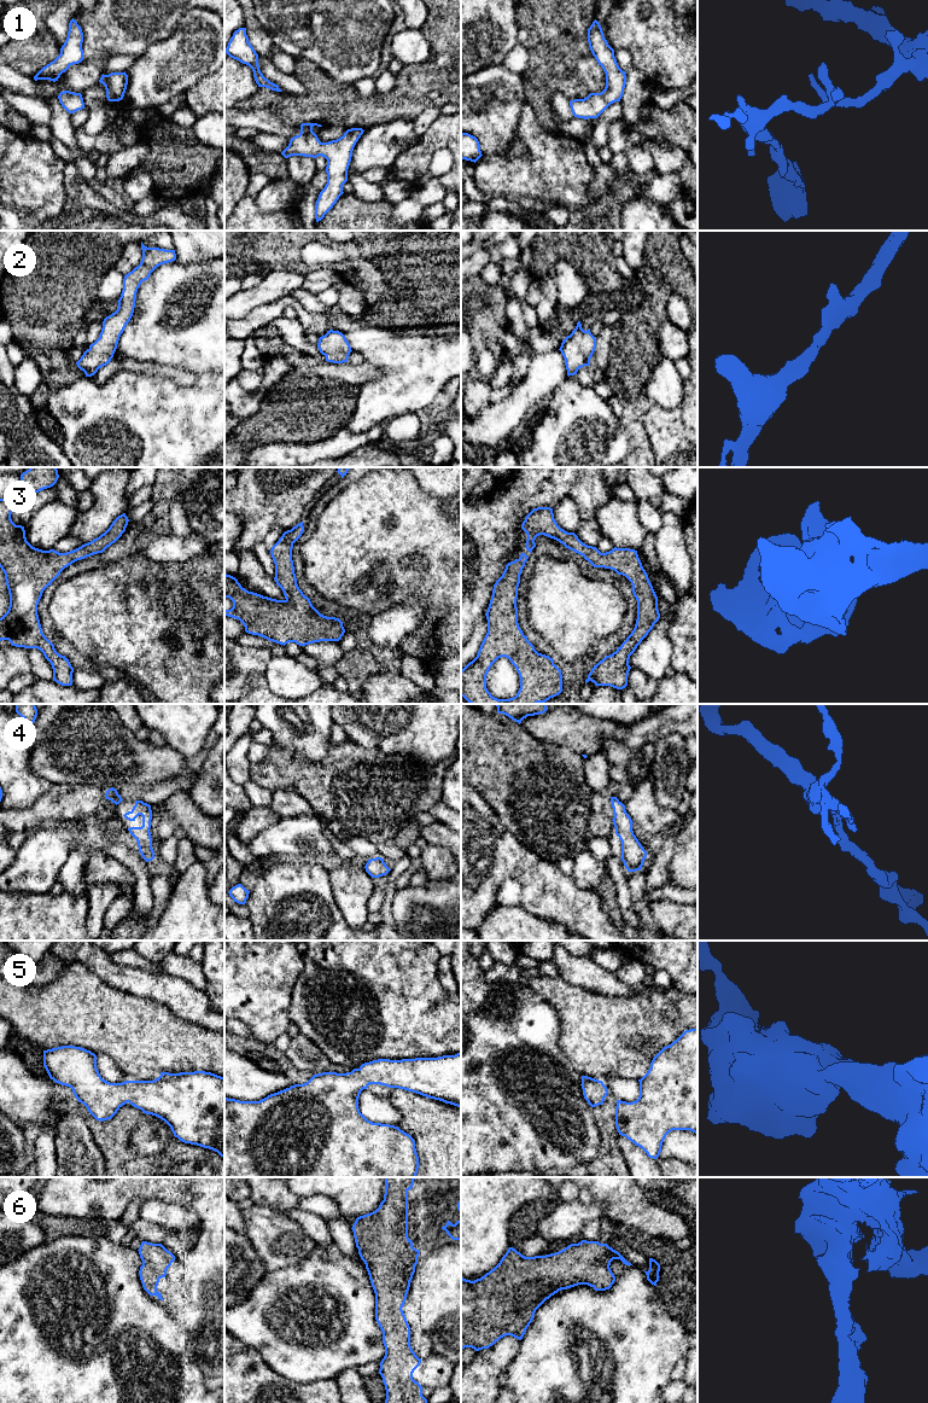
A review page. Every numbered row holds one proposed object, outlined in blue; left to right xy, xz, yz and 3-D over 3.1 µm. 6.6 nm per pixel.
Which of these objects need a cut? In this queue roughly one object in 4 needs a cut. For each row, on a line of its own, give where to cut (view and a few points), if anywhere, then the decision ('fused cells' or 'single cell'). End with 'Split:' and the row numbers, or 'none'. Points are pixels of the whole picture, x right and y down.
1: no cut | single cell
2: no cut | single cell
3: no cut | single cell
4: no cut | single cell
5: no cut | single cell
6: no cut | single cell
Split: none

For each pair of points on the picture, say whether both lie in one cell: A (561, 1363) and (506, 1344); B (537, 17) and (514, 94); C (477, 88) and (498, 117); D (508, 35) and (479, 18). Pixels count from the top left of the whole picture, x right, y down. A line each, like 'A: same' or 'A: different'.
A: different
B: different
C: same
D: same

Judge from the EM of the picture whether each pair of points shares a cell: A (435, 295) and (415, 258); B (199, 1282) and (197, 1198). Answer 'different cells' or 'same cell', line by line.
A: same cell
B: same cell

